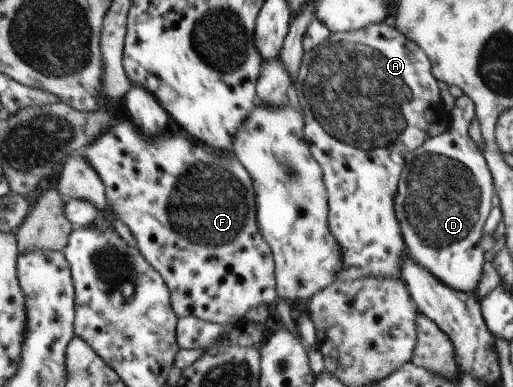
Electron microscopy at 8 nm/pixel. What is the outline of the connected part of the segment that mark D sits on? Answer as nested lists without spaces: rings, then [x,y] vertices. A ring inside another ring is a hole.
[[[468,95],[455,99],[453,109],[447,115],[448,127],[444,133],[427,140],[412,153],[405,154],[404,171],[400,174],[394,209],[400,224],[407,254],[434,275],[446,287],[467,294],[474,294],[485,263],[480,239],[484,224],[492,209],[494,181],[481,149],[469,135],[470,123],[476,118],[475,105]]]

